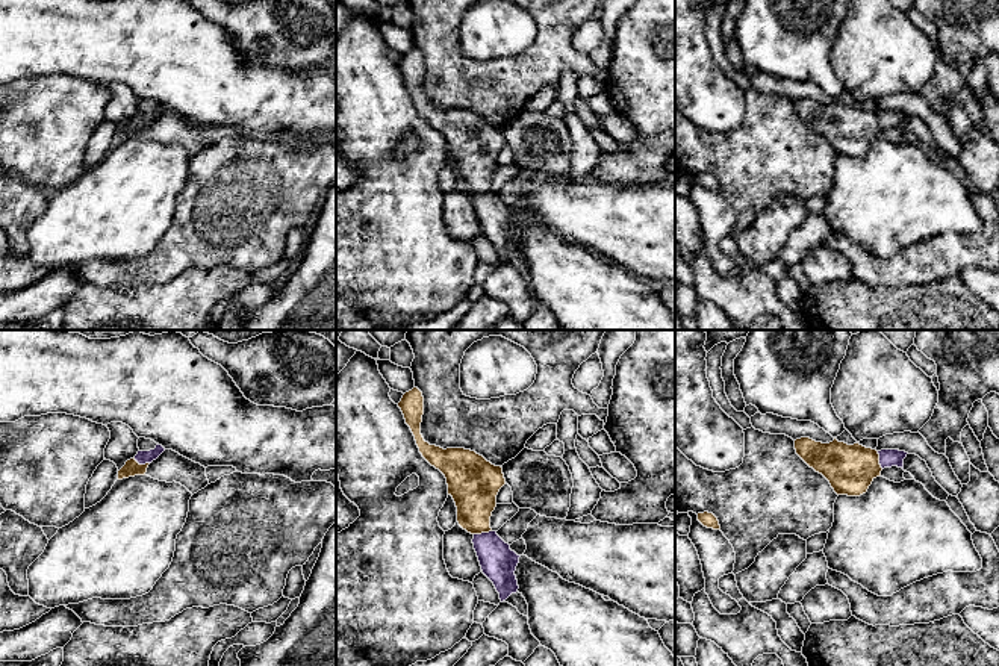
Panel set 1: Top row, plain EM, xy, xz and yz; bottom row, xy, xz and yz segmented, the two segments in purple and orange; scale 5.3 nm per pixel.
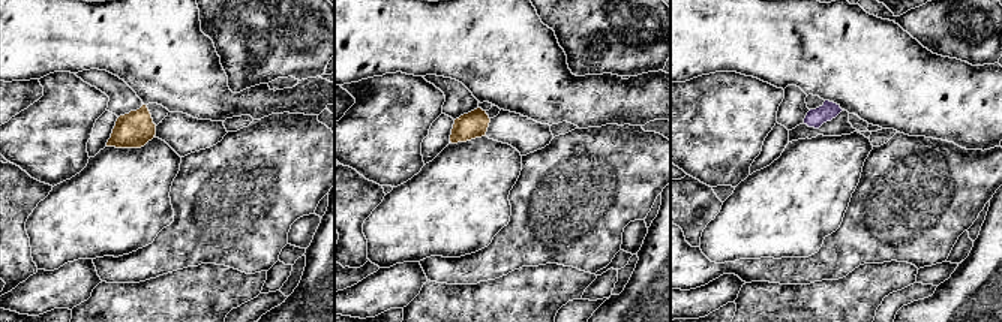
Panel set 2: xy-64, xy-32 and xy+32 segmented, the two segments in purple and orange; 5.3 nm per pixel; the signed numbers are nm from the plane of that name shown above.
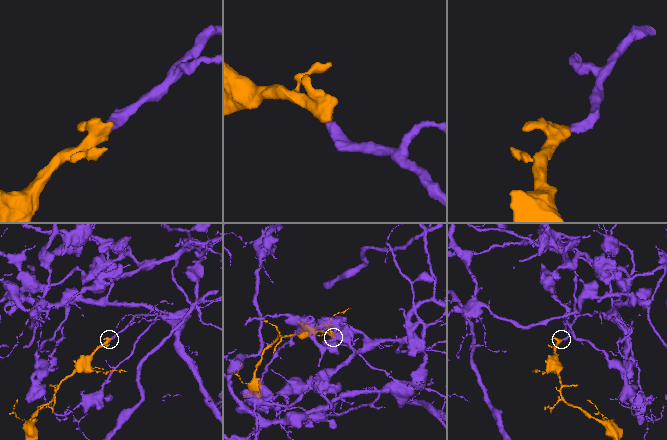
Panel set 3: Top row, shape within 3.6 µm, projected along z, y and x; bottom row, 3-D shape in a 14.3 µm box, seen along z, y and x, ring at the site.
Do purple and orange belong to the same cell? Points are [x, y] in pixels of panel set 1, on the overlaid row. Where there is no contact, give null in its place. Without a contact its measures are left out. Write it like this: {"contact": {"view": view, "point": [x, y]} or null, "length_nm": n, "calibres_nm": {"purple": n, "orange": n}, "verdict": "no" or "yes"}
{"contact": {"view": "xz", "point": [482, 533]}, "length_nm": 100, "calibres_nm": {"purple": 190, "orange": 260}, "verdict": "yes"}

